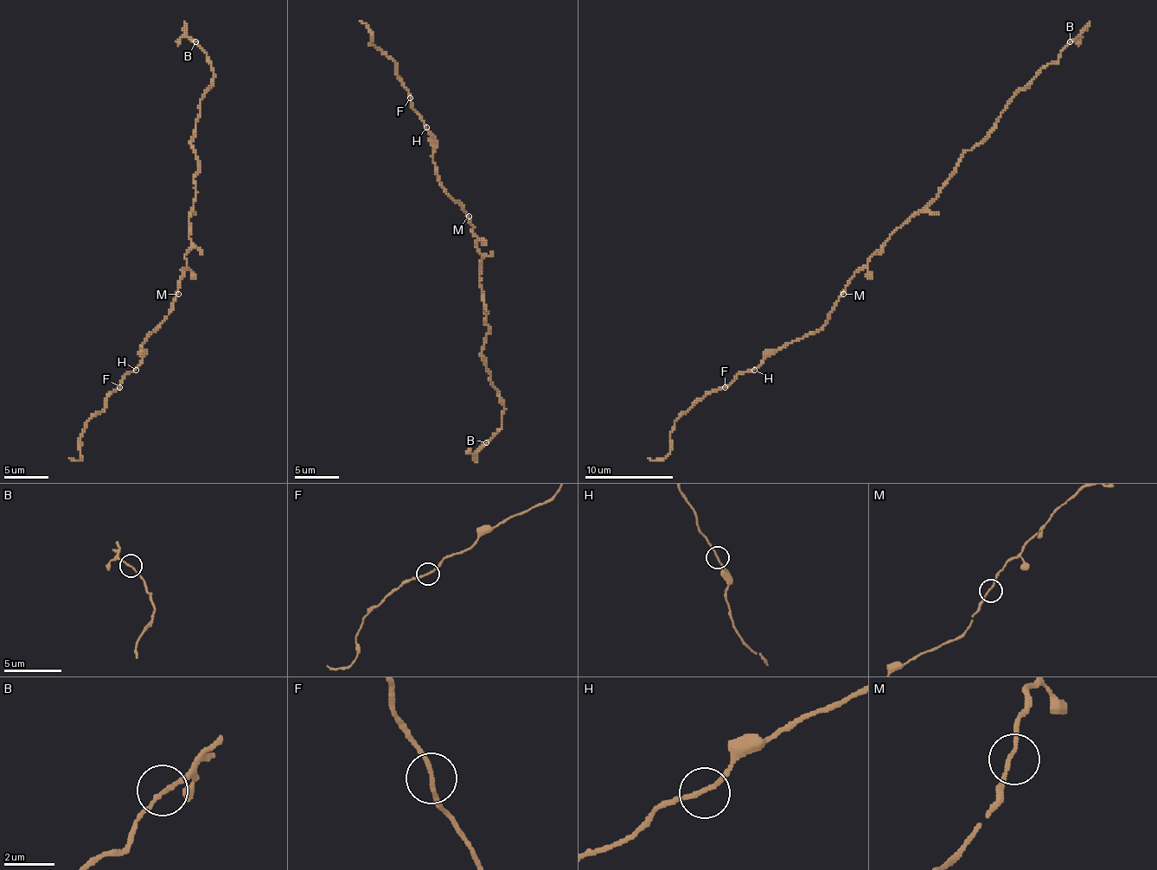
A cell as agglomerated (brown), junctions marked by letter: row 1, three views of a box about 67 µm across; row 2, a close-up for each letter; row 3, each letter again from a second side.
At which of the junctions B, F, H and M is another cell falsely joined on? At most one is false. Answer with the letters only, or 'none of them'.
none of them

